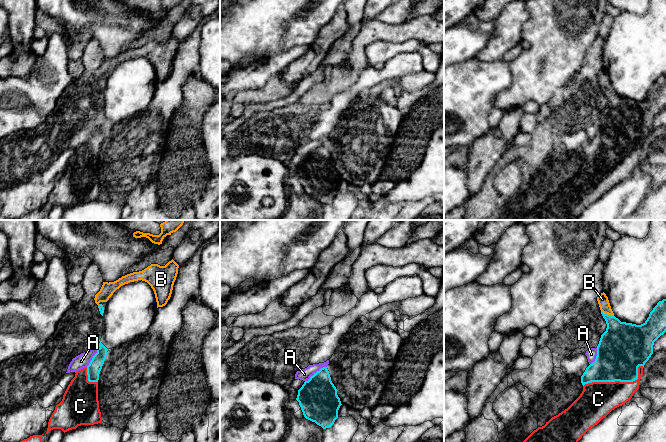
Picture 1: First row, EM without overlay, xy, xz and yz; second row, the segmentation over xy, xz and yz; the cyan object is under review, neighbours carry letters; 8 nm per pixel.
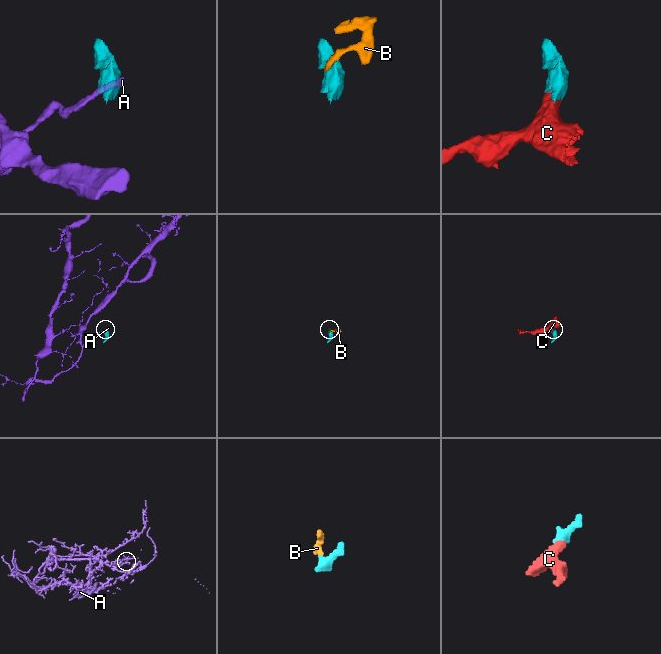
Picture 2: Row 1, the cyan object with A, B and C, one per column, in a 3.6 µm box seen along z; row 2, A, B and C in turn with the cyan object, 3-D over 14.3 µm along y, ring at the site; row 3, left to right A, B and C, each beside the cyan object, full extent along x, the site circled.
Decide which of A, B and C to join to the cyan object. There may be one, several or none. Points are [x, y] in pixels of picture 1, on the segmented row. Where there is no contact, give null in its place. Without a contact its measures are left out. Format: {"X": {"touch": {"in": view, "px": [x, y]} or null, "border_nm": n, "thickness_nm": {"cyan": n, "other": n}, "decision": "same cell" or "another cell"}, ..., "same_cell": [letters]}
{"A": {"touch": {"in": "xy", "px": [93, 356]}, "border_nm": 200, "thickness_nm": {"cyan": 110, "other": 120}, "decision": "another cell"}, "B": {"touch": {"in": "yz", "px": [607, 314]}, "border_nm": 110, "thickness_nm": {"cyan": 320, "other": 90}, "decision": "same cell"}, "C": {"touch": {"in": "yz", "px": [618, 380]}, "border_nm": 500, "thickness_nm": {"cyan": 380, "other": 280}, "decision": "same cell"}, "same_cell": ["B", "C"]}

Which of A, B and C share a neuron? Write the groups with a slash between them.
A / B C

